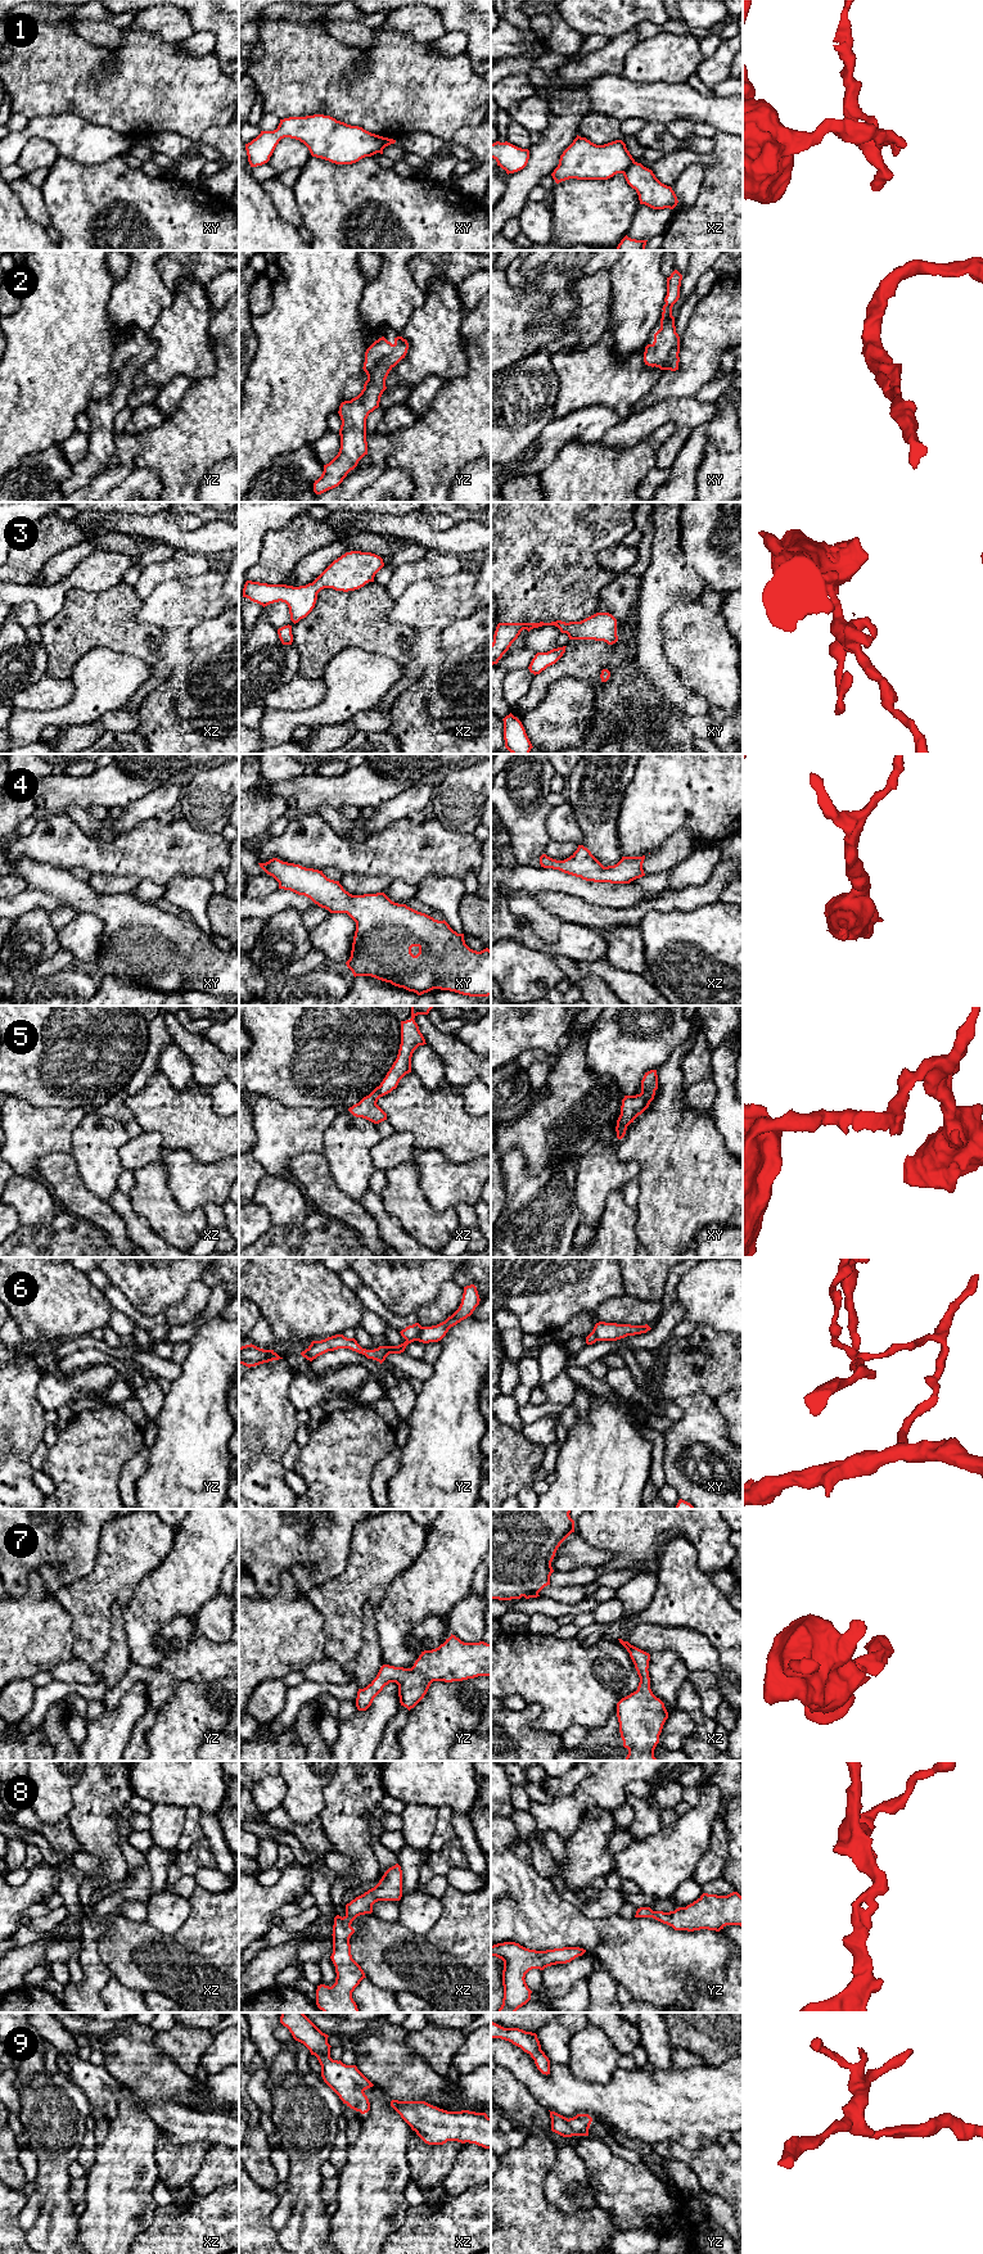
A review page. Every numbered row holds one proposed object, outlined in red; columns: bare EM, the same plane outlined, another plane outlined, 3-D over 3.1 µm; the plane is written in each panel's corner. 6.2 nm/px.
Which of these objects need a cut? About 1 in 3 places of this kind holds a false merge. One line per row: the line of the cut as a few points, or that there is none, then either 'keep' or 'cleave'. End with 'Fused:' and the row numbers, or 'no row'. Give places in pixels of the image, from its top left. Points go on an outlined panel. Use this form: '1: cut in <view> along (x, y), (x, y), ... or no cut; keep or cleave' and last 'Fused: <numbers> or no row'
1: cut in xy along (384, 138), (384, 143), (378, 152); cleave
2: no cut; keep
3: no cut; keep
4: no cut; keep
5: no cut; keep
6: cut in yz along (423, 1327), (415, 1338), (406, 1340); cleave
7: no cut; keep
8: no cut; keep
9: no cut; keep
Fused: 1, 6

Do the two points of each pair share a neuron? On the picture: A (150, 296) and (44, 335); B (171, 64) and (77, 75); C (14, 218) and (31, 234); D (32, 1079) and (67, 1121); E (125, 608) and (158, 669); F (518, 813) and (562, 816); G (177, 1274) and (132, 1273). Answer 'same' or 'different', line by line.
A: different
B: same
C: same
D: different
E: different
F: different
G: same

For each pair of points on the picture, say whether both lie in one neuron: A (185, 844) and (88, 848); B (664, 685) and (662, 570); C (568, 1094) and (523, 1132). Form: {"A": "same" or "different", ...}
{"A": "same", "B": "same", "C": "same"}

